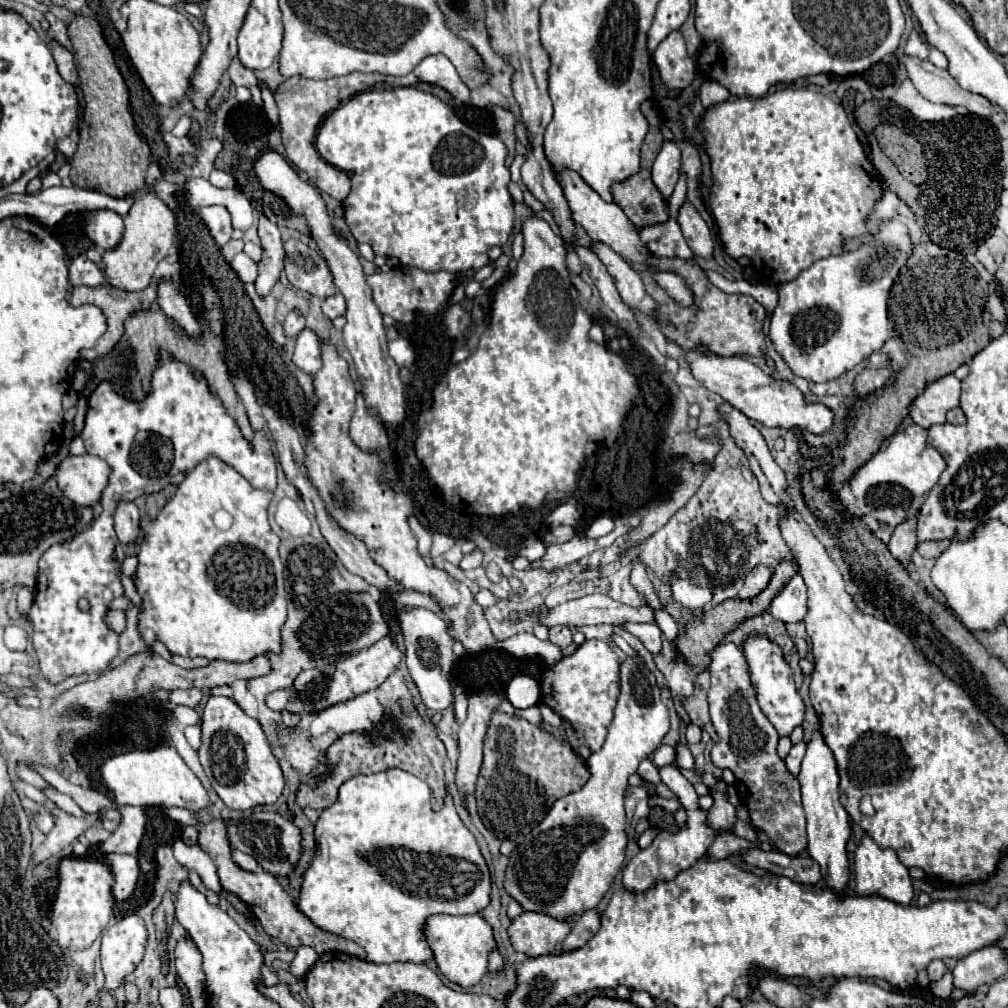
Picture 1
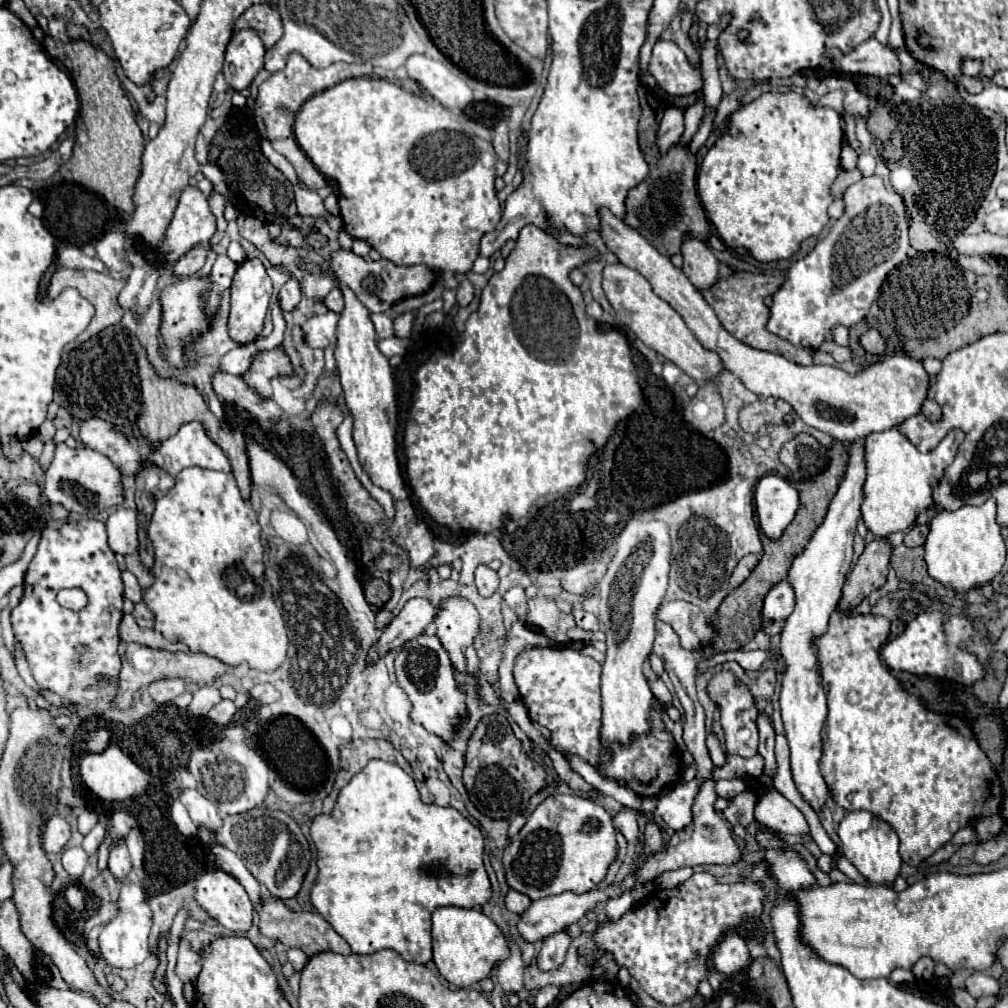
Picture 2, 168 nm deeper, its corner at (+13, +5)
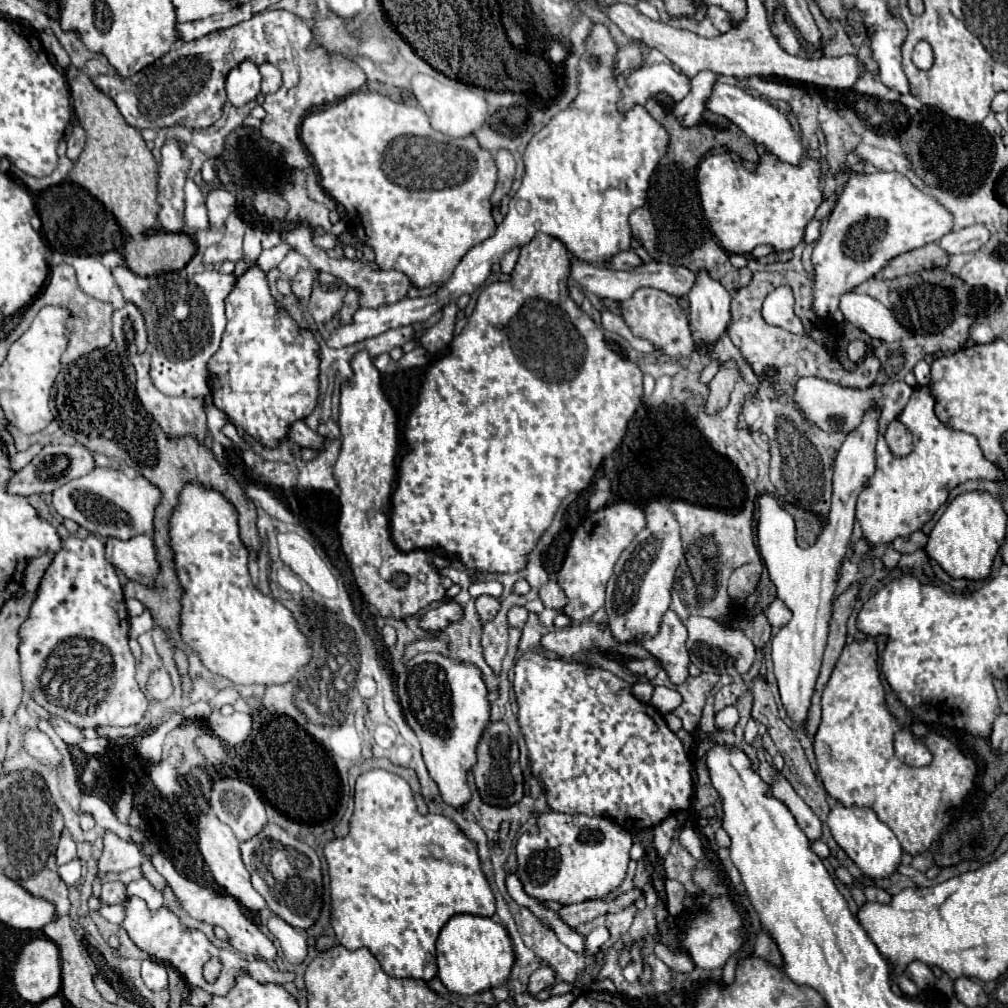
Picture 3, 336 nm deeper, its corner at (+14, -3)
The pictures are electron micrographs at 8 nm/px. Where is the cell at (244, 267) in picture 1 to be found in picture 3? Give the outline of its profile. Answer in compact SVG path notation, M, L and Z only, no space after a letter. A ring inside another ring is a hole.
M114 268L112 274L124 294L124 300L142 310L150 342L150 376L154 386L170 396L204 398L210 392L206 364L220 348L220 338L226 326L224 300L236 282L236 276L206 270L180 284L178 272L138 276L128 268Z

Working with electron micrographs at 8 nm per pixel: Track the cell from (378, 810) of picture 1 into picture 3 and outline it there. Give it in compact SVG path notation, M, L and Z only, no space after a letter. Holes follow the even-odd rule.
M370 770L358 776L356 780L356 794L354 794L354 816L350 822L350 832L346 838L336 838L332 842L326 844L324 848L324 856L328 860L328 868L330 868L330 892L332 892L332 926L336 932L336 938L342 946L346 946L348 950L358 950L358 948L368 948L374 958L380 962L382 970L388 976L396 976L396 978L416 978L416 980L424 980L430 982L436 972L436 938L442 930L442 926L454 916L454 914L476 914L476 916L494 916L496 912L496 902L494 902L494 894L486 882L486 876L482 874L480 868L480 858L478 858L478 850L476 844L446 816L442 814L426 814L422 816L416 810L416 802L412 798L412 790L408 786L408 782L402 776L396 776L392 772L386 770Z

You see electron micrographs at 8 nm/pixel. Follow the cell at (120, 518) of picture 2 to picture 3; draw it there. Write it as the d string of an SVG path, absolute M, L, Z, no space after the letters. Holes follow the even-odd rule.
M136 536L132 540L106 540L106 558L114 568L120 568L128 580L154 588L160 564L156 560L156 548L152 538Z

